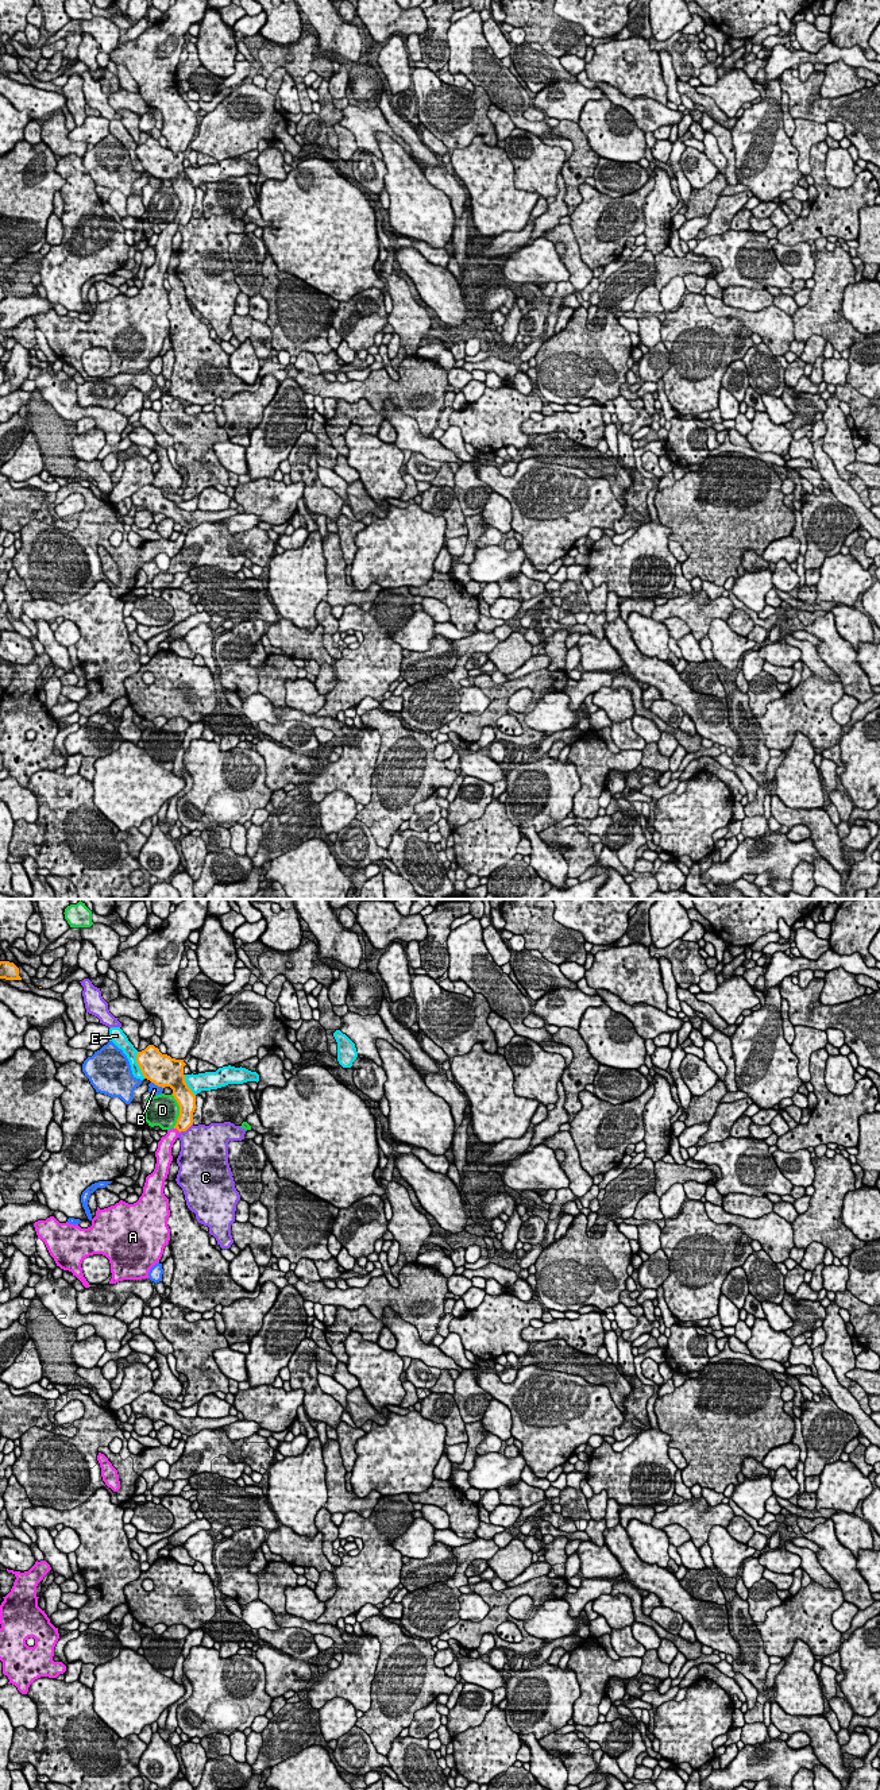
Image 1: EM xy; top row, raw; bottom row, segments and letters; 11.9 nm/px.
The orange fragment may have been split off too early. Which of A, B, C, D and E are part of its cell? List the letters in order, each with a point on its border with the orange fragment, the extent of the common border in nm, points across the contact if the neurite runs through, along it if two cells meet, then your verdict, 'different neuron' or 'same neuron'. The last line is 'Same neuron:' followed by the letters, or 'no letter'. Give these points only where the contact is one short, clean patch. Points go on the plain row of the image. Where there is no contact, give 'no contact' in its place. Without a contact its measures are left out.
A: contact xy (177, 222); length 100 nm; way xy (185, 212), (177, 222), (165, 238); same neuron
B: contact xy (157, 177); length 170 nm; different neuron
C: contact xy (185, 223); length 200 nm; different neuron
D: contact xy (180, 204); length 420 nm; different neuron
E: contact xy (138, 157); length 340 nm; different neuron
Same neuron: A

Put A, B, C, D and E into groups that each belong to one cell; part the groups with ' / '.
A / B / C / D / E

